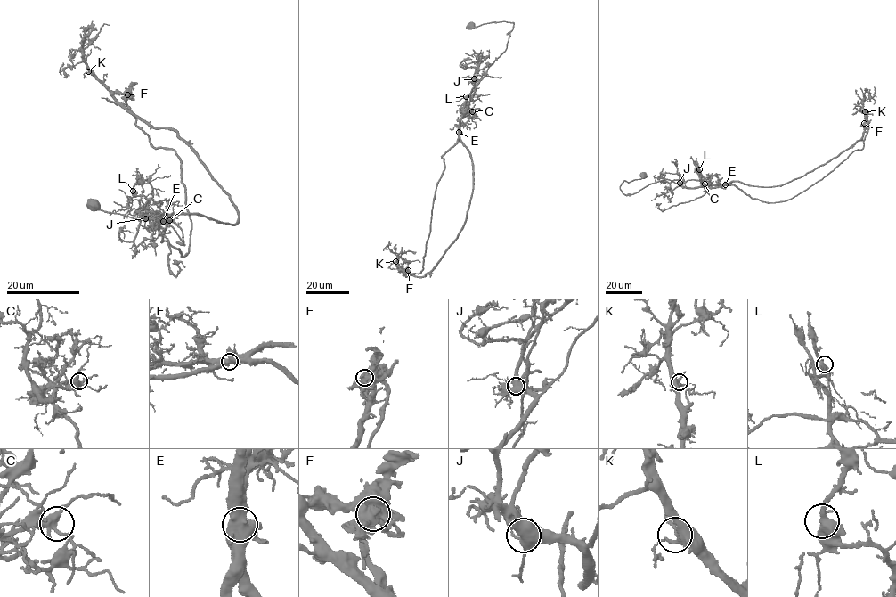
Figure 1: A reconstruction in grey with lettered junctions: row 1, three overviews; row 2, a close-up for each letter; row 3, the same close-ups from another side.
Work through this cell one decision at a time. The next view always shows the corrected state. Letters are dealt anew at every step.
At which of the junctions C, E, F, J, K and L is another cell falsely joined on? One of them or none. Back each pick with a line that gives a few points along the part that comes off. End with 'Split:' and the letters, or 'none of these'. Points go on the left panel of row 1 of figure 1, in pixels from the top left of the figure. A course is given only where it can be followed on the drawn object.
E: course (163, 221), (161, 241), (185, 257), (192, 224), (181, 162), (135, 124), (126, 96), (137, 82)
Split: E

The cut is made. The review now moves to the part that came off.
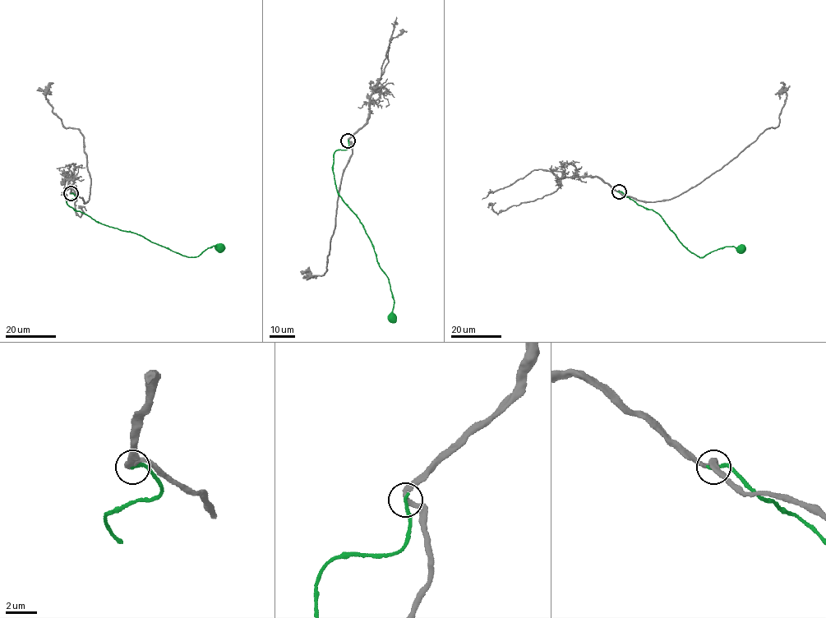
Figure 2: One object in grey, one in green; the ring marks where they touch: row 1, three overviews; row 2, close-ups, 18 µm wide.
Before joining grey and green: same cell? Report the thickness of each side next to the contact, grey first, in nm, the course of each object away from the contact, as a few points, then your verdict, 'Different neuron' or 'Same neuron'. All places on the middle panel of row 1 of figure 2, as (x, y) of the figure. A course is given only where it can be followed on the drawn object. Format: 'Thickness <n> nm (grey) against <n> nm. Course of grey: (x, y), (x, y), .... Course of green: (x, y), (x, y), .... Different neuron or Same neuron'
Thickness 280 nm (grey) against 240 nm. Course of grey: (348, 140), (352, 155), (341, 181), (326, 270), (322, 275), (303, 278), (319, 275). Course of green: (348, 140), (348, 148), (334, 153), (335, 184), (359, 220), (387, 277), (394, 299), (392, 318). Same neuron

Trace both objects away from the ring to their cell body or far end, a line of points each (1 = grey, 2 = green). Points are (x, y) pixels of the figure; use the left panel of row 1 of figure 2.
1: (71, 193), (86, 203), (91, 182), (83, 136), (77, 128), (65, 128), (46, 97), (53, 82)
2: (71, 193), (75, 197), (66, 202), (75, 209), (182, 255), (196, 256), (212, 246), (219, 248)

